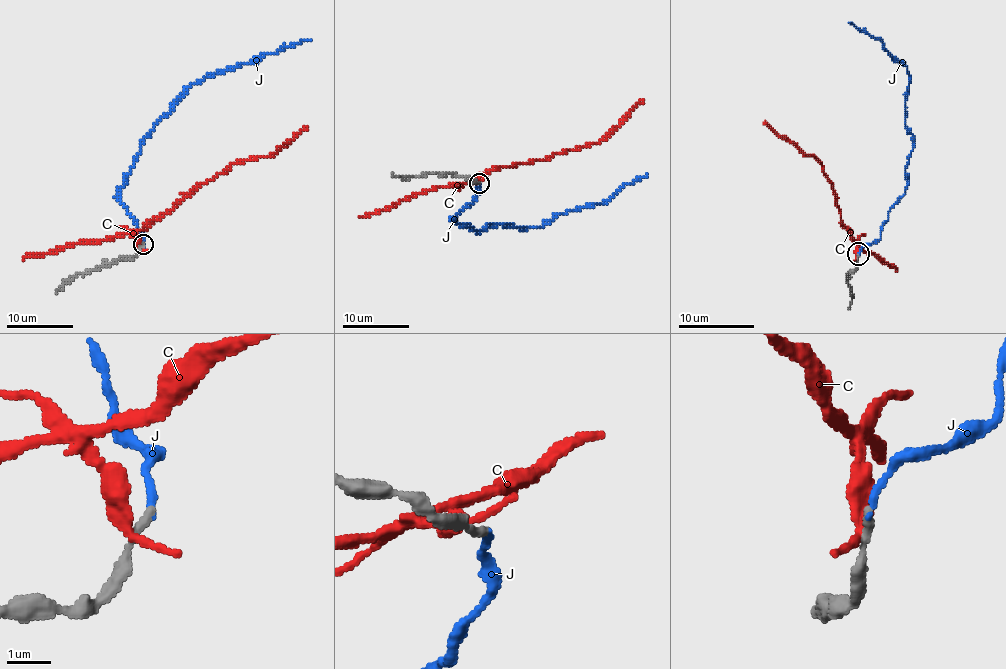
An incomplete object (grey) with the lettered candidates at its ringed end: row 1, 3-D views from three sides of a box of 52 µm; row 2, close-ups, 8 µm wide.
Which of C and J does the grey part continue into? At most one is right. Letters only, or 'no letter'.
J

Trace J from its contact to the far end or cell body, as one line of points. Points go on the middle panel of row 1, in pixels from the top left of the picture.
J: (478, 182), (475, 199), (453, 222), (475, 231), (487, 224), (545, 224), (560, 212), (605, 202), (647, 174)

